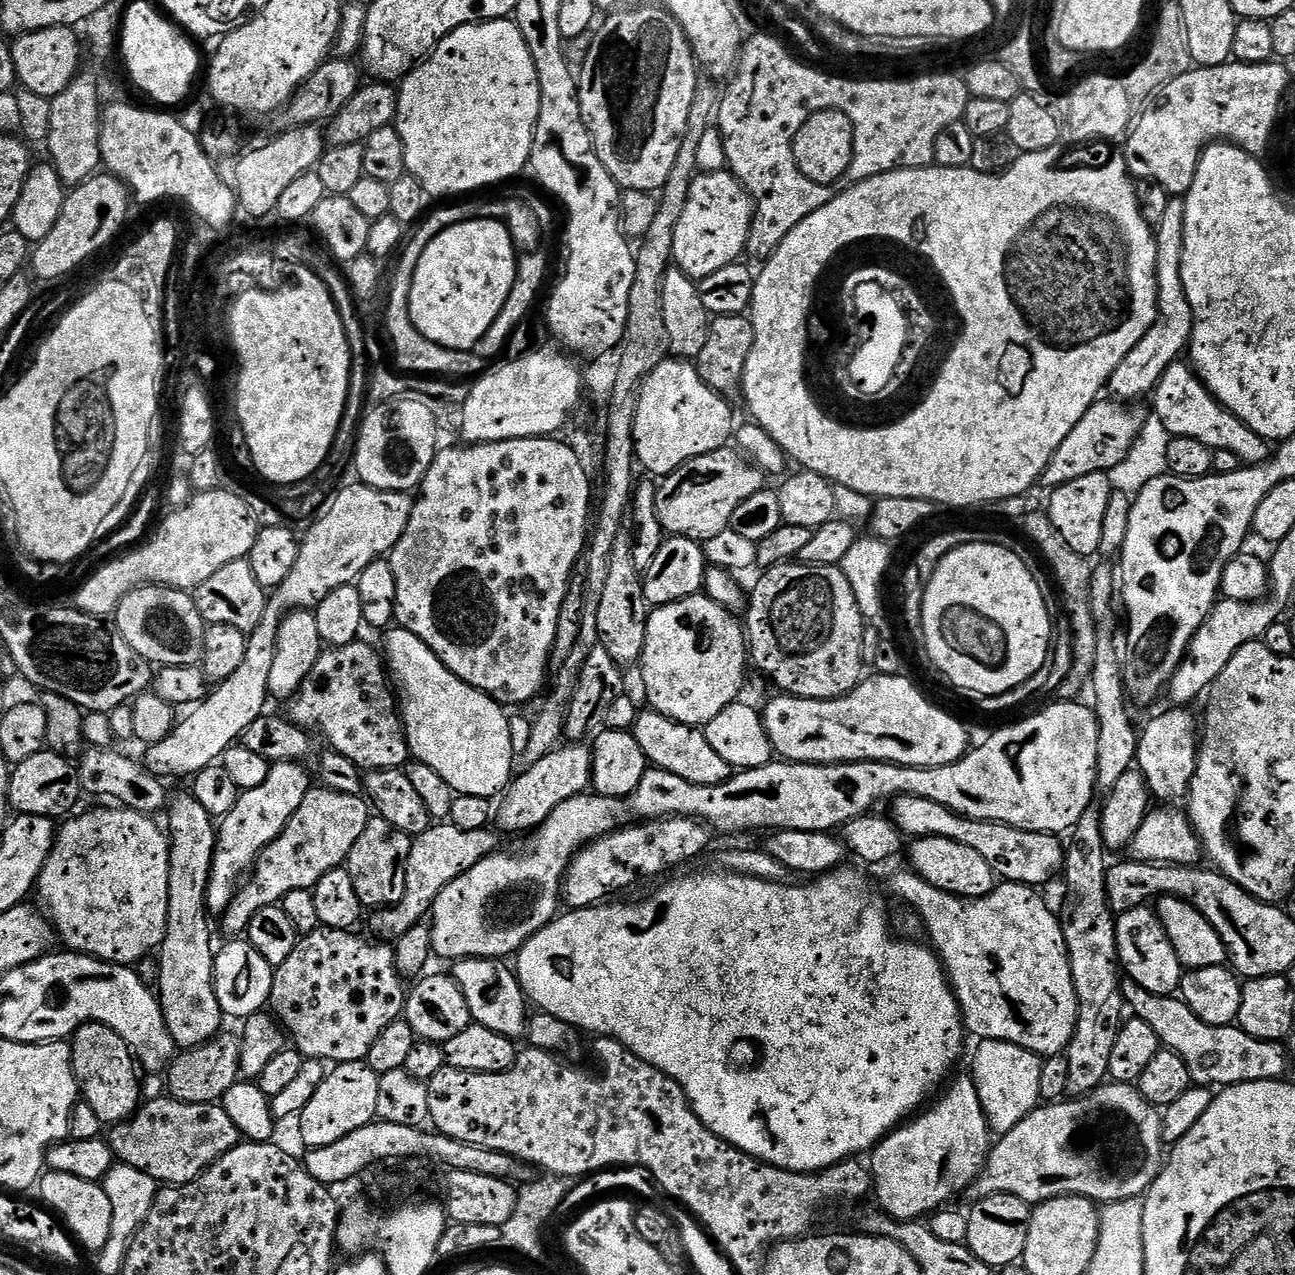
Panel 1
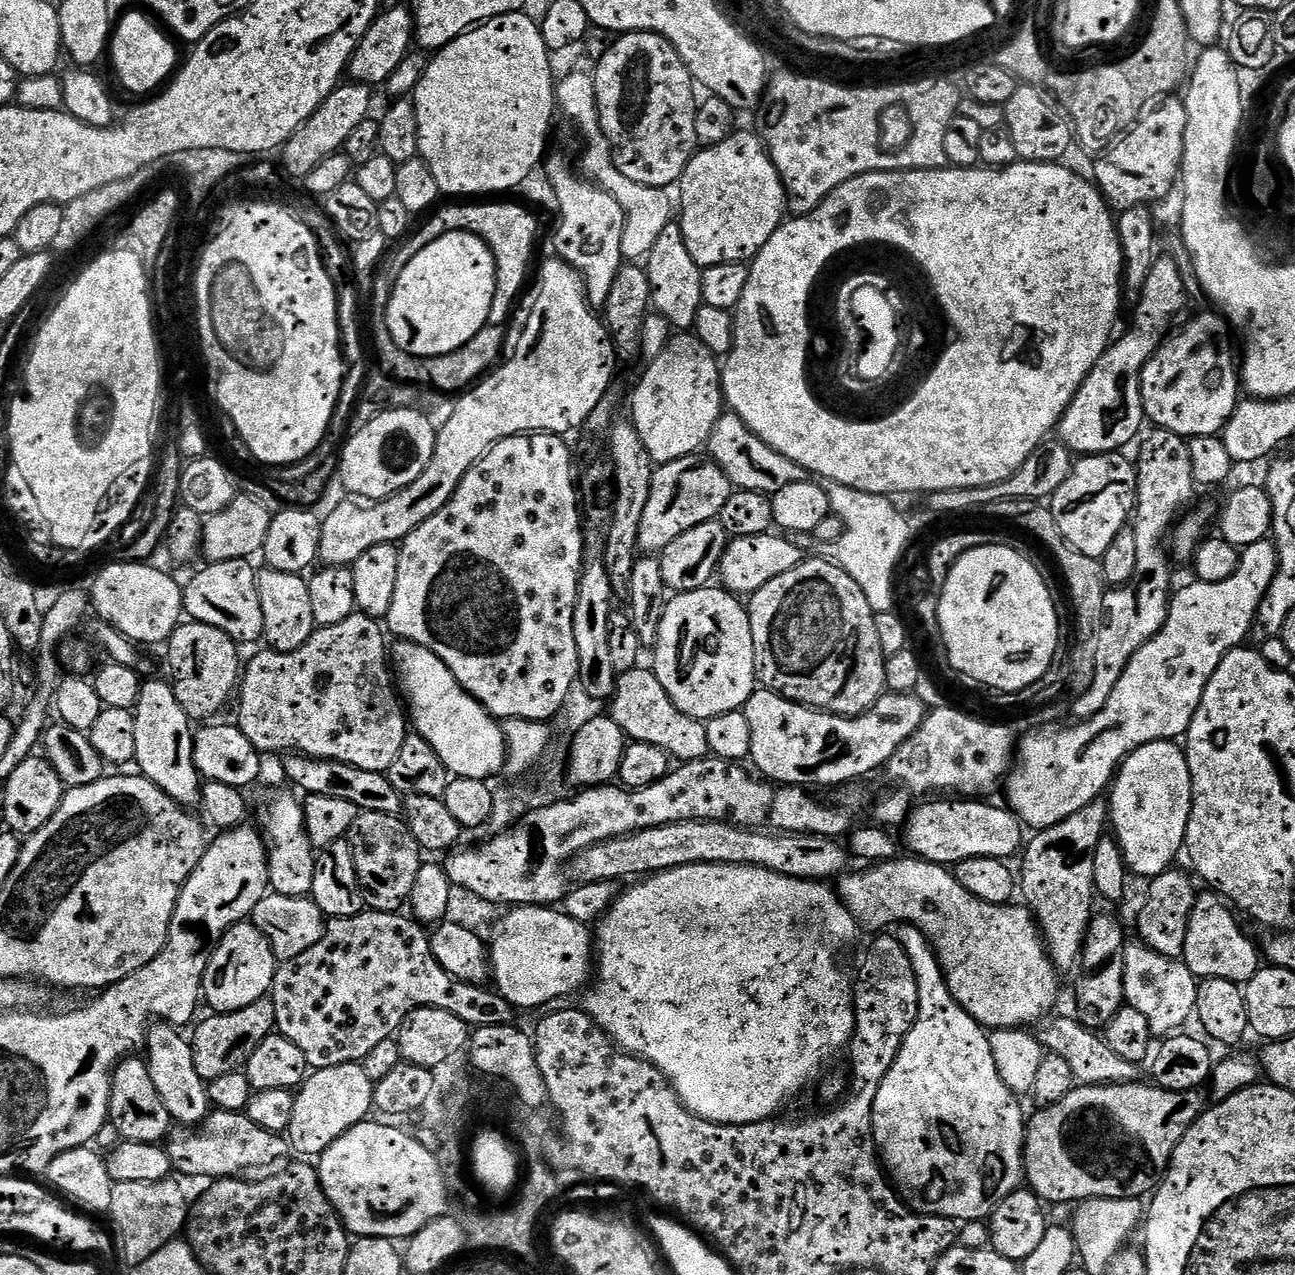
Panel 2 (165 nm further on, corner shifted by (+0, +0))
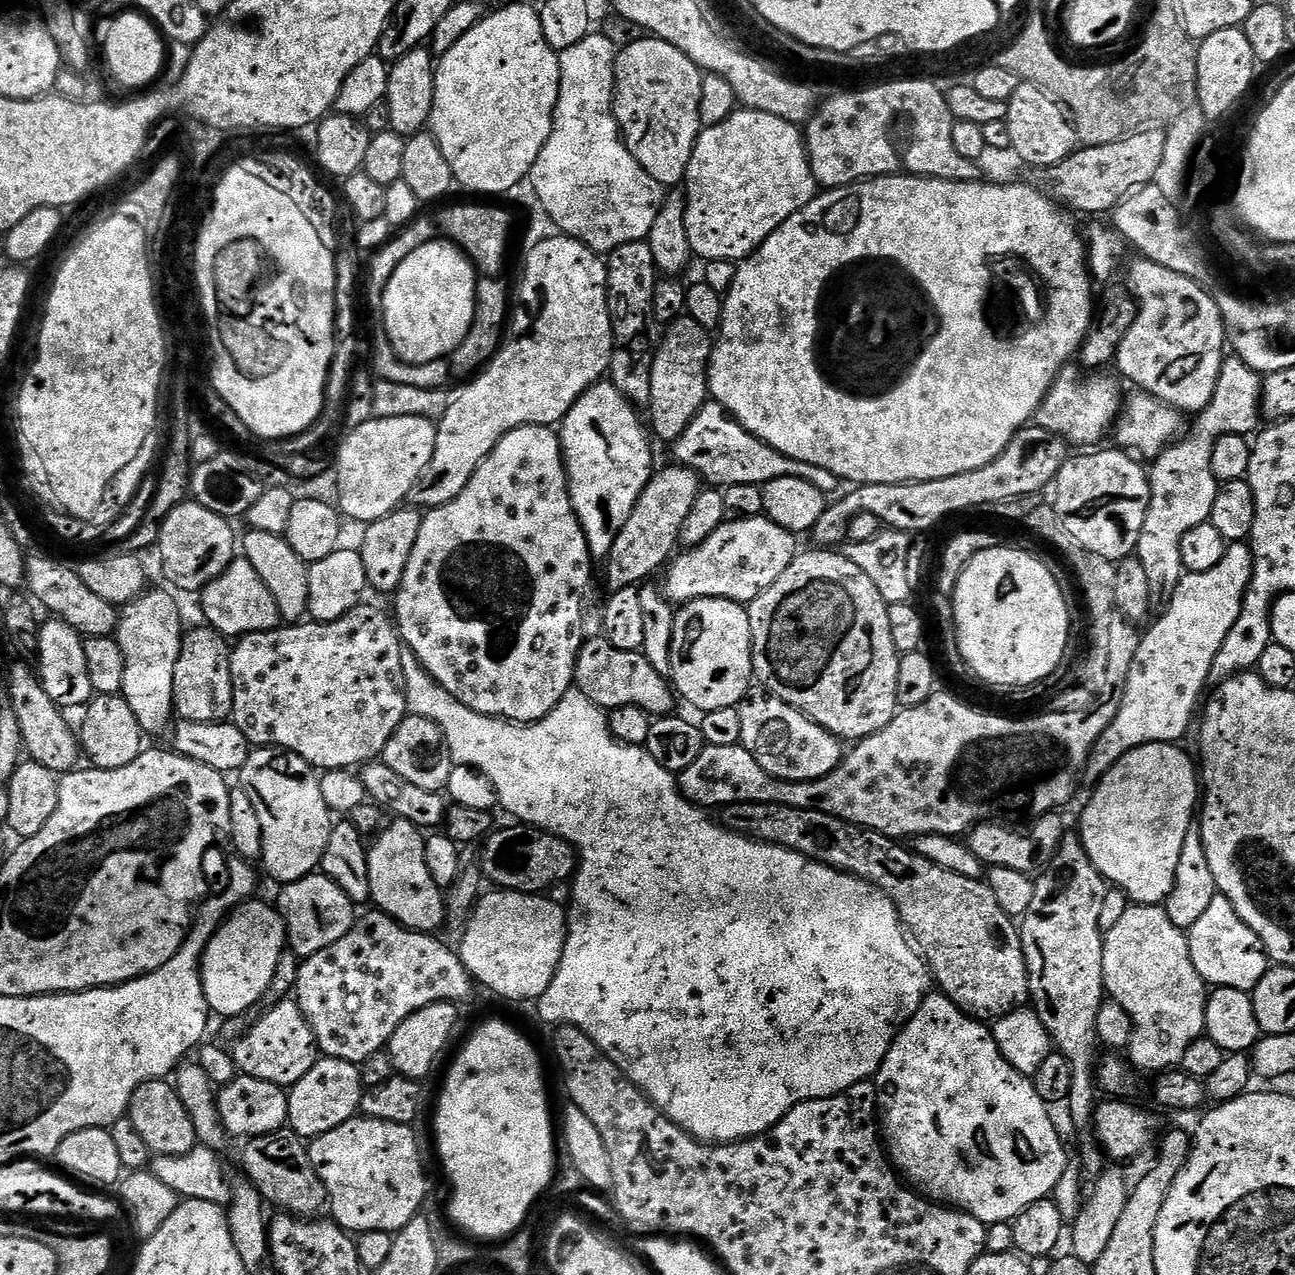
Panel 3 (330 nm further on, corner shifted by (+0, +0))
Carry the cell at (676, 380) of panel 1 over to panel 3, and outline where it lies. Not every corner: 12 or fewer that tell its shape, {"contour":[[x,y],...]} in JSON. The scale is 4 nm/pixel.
{"contour":[[687,314],[650,374],[650,432],[675,442],[709,403],[714,340]]}

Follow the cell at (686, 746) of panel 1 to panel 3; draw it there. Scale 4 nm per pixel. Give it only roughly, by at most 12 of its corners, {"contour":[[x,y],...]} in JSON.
{"contour":[[585,643],[574,684],[605,710],[673,711],[674,689],[641,651]]}

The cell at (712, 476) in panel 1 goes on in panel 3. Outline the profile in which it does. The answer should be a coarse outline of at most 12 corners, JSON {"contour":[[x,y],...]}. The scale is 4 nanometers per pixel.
{"contour":[[659,469],[606,558],[609,593],[643,585],[677,551],[702,481]]}

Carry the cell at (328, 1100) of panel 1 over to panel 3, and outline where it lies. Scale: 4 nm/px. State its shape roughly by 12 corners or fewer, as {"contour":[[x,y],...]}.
{"contour":[[320,1058],[288,1092],[305,1141],[360,1112],[360,1069]]}

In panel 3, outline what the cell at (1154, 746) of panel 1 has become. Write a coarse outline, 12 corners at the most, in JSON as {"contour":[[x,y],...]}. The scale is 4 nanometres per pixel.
{"contour":[[1176,744],[1130,750],[1079,838],[1132,904],[1163,905],[1198,812]]}

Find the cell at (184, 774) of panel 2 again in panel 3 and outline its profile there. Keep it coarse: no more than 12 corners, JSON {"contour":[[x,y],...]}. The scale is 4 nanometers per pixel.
{"contour":[[173,593],[123,605],[122,695],[146,734],[174,720]]}

